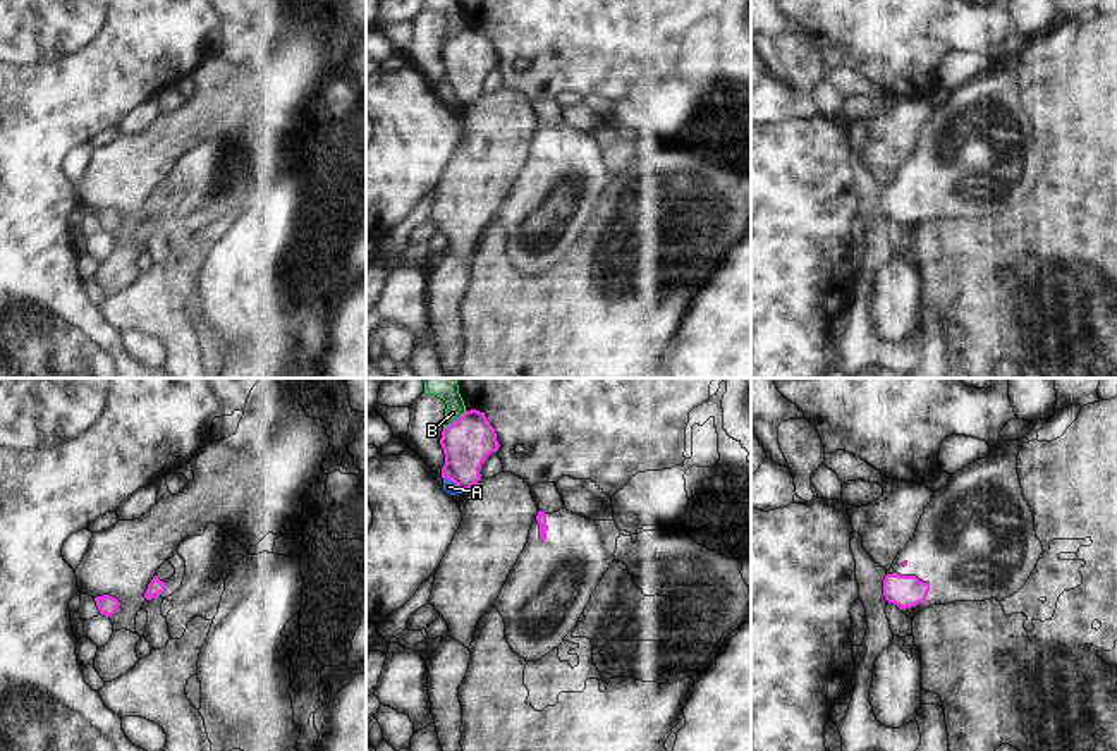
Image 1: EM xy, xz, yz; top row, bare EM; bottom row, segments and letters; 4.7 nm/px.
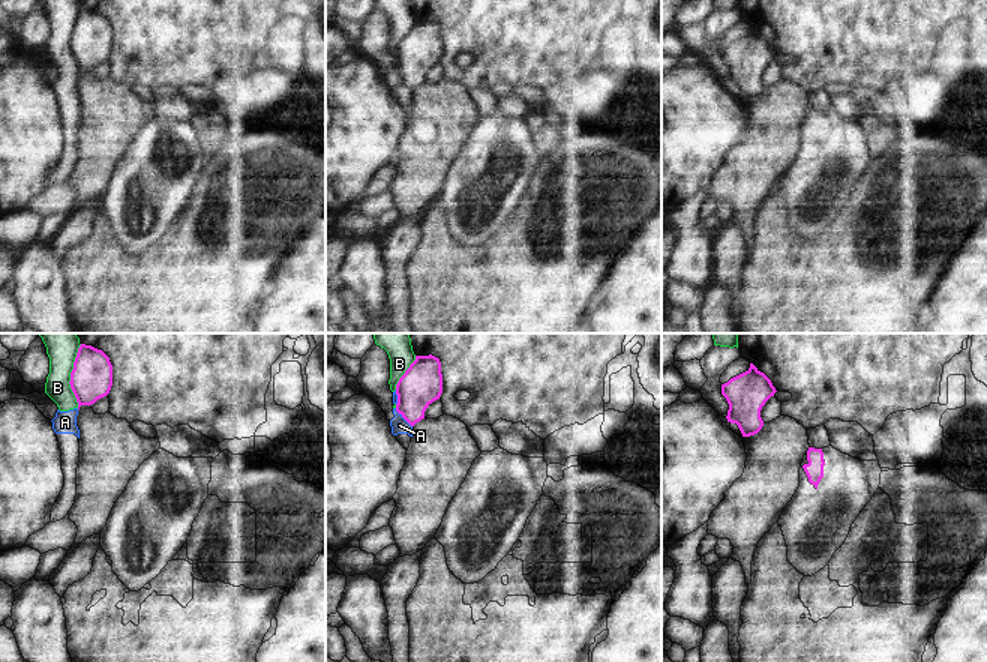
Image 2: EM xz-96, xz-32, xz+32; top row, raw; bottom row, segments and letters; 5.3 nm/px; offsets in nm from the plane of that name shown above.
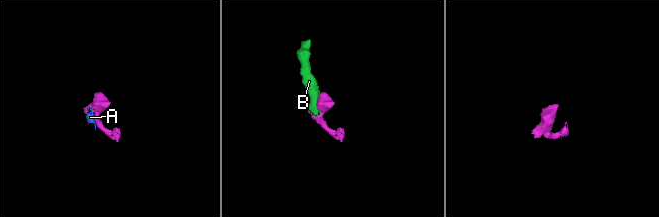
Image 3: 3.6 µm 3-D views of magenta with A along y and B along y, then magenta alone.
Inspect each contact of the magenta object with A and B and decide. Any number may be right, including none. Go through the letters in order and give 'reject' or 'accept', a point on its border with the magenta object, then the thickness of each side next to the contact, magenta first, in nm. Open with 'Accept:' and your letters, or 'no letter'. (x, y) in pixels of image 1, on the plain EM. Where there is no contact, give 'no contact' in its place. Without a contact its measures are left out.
Accept: no letter
A: reject; contact xz (454, 97); calibres 220 and 60 nm
B: reject; contact xz (456, 36); calibres 220 and 90 nm

